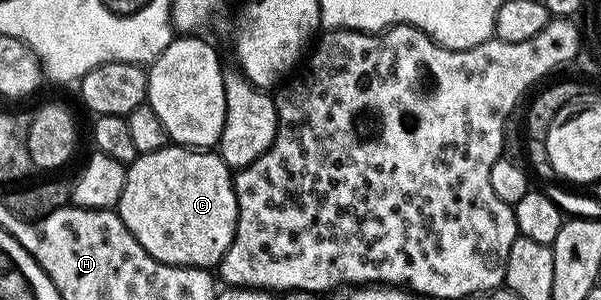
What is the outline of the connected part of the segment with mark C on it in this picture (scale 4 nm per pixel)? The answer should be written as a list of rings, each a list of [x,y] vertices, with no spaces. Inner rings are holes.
[[[166,146],[154,152],[142,152],[137,160],[125,169],[125,185],[119,198],[115,211],[121,220],[131,230],[131,234],[161,264],[180,264],[183,268],[212,269],[220,265],[223,254],[231,246],[231,242],[237,233],[237,199],[233,189],[233,172],[223,163],[220,155],[213,150],[194,150],[184,146]]]

